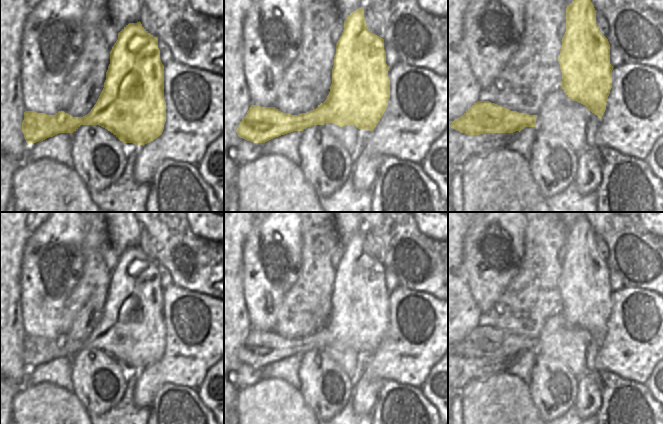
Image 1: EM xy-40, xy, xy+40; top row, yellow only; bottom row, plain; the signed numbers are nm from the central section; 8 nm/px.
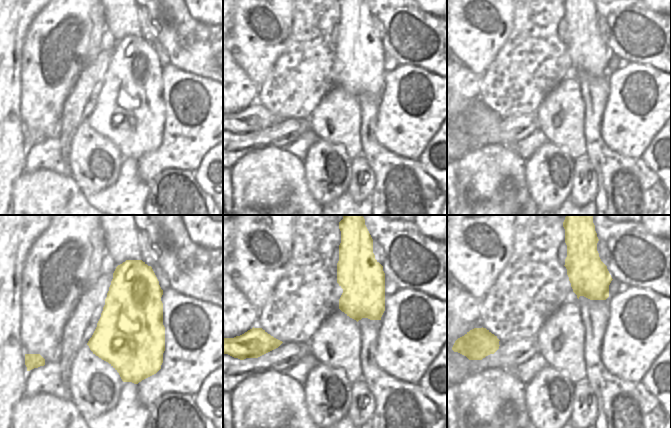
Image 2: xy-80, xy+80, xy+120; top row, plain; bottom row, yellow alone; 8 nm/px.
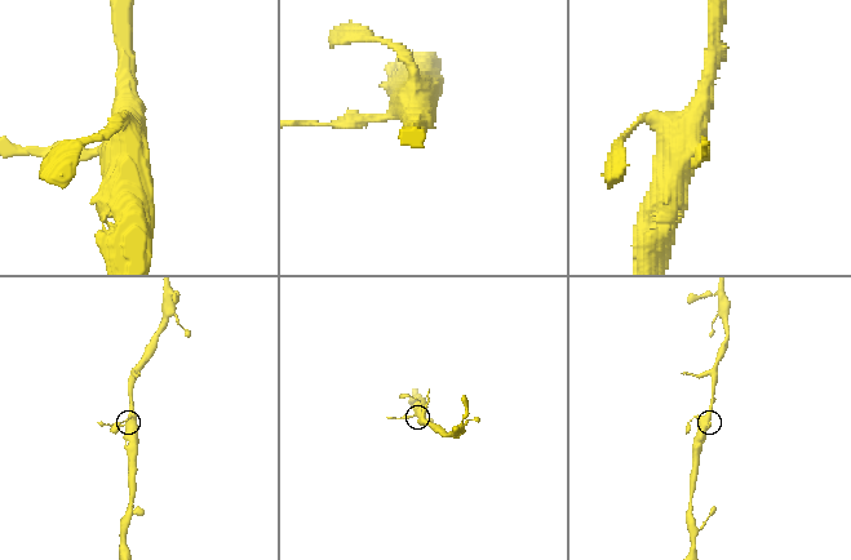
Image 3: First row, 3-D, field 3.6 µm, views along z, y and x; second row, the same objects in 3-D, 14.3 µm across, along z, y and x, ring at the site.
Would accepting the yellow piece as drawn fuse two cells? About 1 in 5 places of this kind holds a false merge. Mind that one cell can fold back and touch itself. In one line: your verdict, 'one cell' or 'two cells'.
two cells

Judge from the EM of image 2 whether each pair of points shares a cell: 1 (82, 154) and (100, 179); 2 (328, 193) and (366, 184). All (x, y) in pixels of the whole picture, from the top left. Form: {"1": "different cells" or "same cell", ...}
{"1": "same cell", "2": "different cells"}

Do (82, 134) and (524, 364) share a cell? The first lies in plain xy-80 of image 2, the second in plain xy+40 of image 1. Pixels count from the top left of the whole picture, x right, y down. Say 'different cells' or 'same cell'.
different cells

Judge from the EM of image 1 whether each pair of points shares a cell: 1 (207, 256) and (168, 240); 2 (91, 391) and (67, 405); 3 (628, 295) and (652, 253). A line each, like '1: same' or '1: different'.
1: same
2: different
3: different

